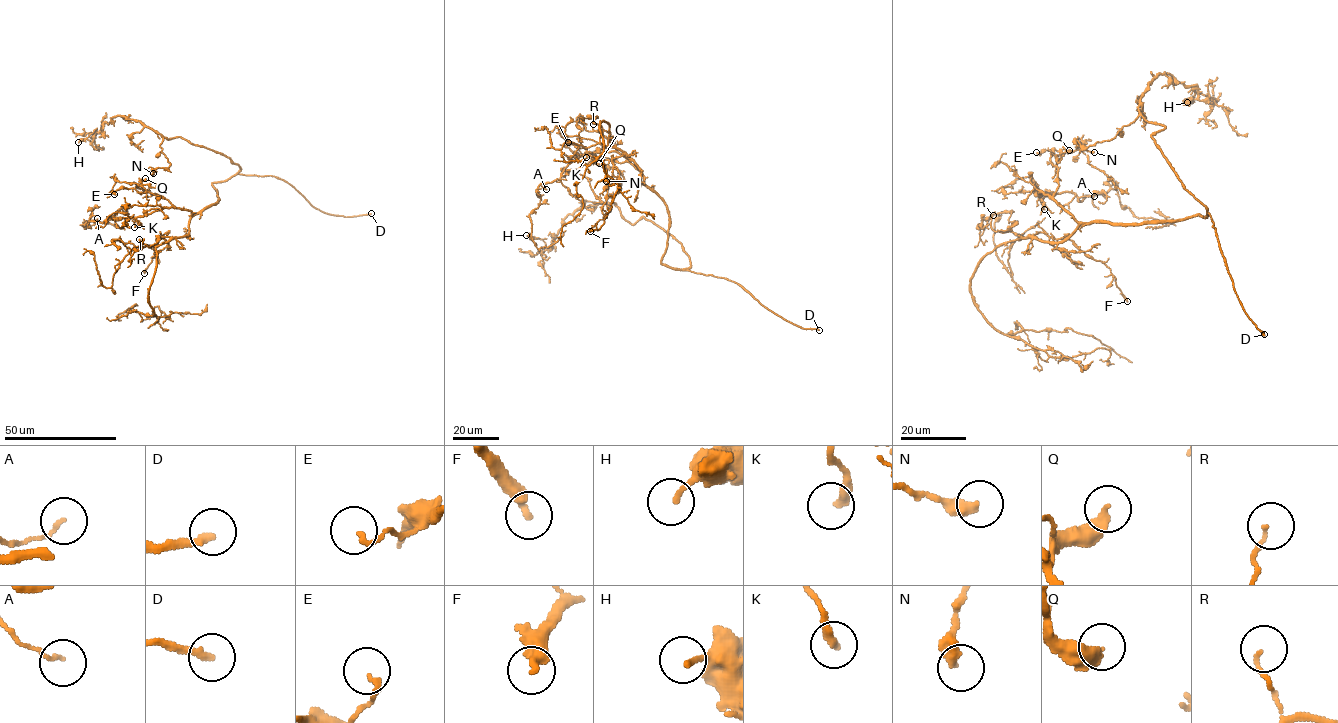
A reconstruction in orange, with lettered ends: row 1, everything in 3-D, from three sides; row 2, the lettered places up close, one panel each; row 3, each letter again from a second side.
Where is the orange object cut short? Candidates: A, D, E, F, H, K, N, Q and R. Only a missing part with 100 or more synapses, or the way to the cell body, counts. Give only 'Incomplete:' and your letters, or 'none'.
Incomplete: D

